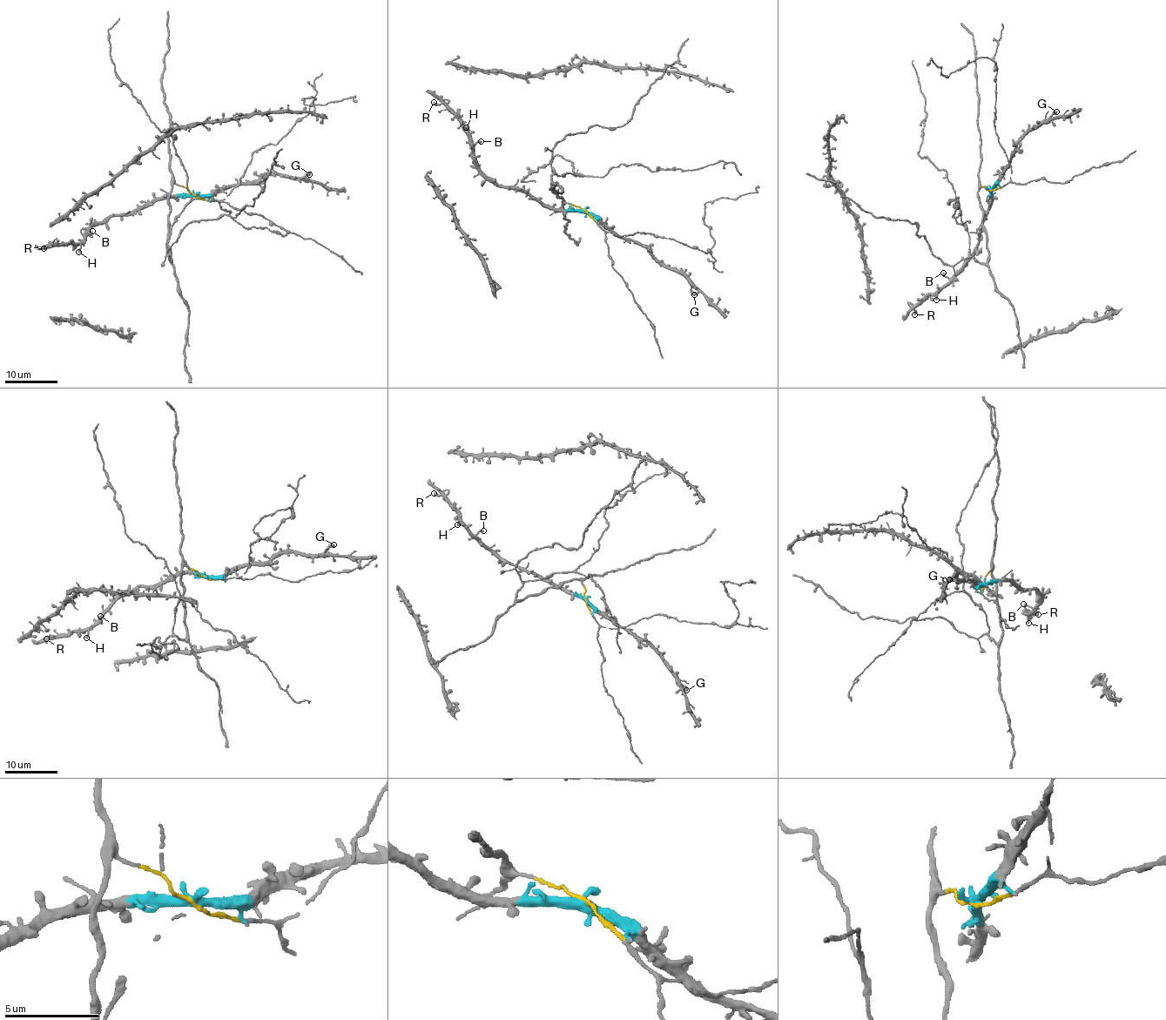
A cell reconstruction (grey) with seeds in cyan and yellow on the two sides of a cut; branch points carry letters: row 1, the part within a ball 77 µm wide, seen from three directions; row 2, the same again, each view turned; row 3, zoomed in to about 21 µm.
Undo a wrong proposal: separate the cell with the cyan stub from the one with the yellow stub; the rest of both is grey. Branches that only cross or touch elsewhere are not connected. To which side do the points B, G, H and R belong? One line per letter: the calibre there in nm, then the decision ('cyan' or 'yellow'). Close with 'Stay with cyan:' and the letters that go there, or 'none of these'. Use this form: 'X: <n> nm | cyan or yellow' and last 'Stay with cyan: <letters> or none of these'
B: 320 nm | cyan
G: 440 nm | cyan
H: 260 nm | cyan
R: 380 nm | cyan
Stay with cyan: B, G, H, R

